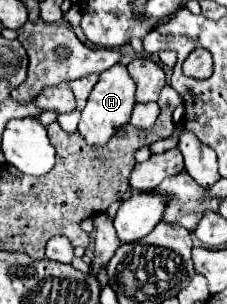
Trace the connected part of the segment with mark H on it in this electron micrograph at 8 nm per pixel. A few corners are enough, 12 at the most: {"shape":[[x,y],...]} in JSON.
{"shape":[[126,66],[100,74],[78,132],[104,146],[130,122],[136,84]]}

